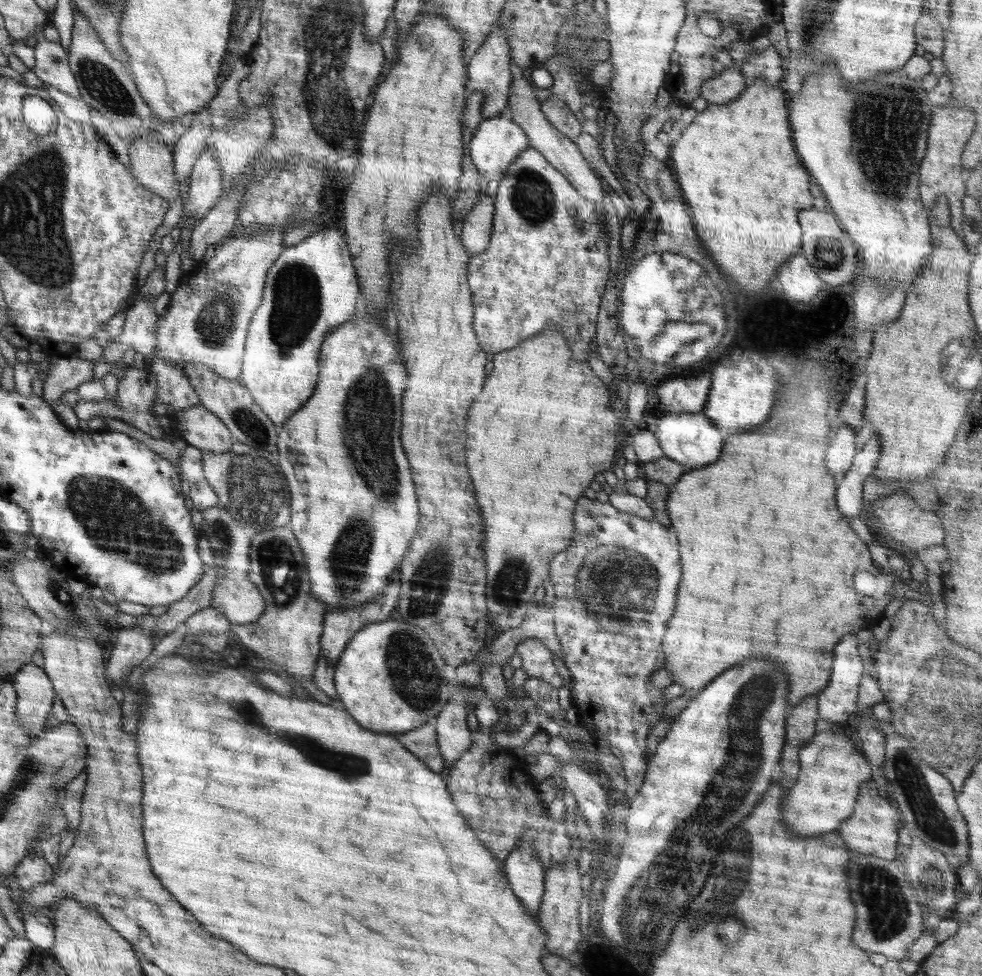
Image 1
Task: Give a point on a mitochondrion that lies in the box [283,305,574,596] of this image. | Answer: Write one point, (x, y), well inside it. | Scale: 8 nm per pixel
(367, 432)

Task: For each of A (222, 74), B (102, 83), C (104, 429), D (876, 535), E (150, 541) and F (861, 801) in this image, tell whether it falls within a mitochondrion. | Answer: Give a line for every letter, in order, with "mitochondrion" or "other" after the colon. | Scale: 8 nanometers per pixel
A: other
B: mitochondrion
C: other
D: other
E: mitochondrion
F: other

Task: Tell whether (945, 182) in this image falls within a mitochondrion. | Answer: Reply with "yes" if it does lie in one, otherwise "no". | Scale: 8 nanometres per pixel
no

